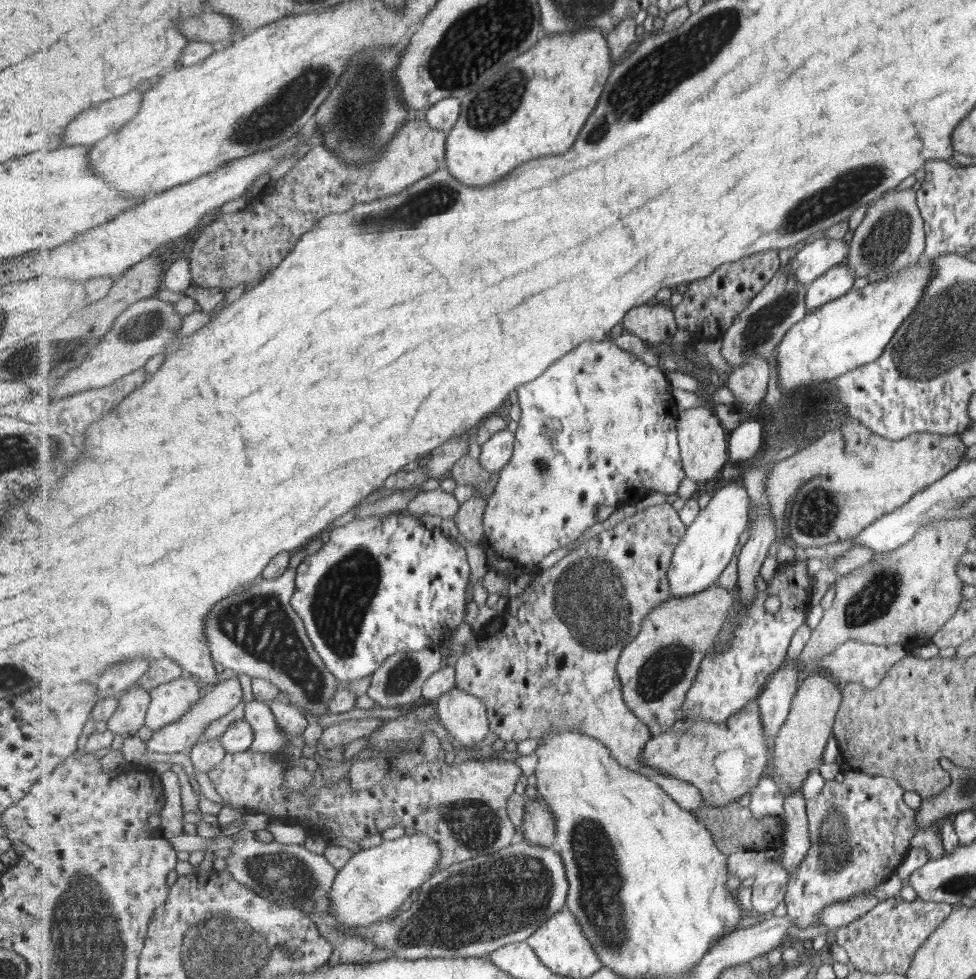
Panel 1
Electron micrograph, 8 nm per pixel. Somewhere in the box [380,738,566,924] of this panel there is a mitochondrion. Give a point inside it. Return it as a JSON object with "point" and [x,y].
{"point":[474,825]}

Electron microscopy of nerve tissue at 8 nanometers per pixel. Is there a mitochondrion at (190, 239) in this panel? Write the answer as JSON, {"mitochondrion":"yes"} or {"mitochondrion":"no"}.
{"mitochondrion":"no"}

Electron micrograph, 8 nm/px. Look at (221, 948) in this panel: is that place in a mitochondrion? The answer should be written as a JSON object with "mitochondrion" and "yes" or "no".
{"mitochondrion":"yes"}

